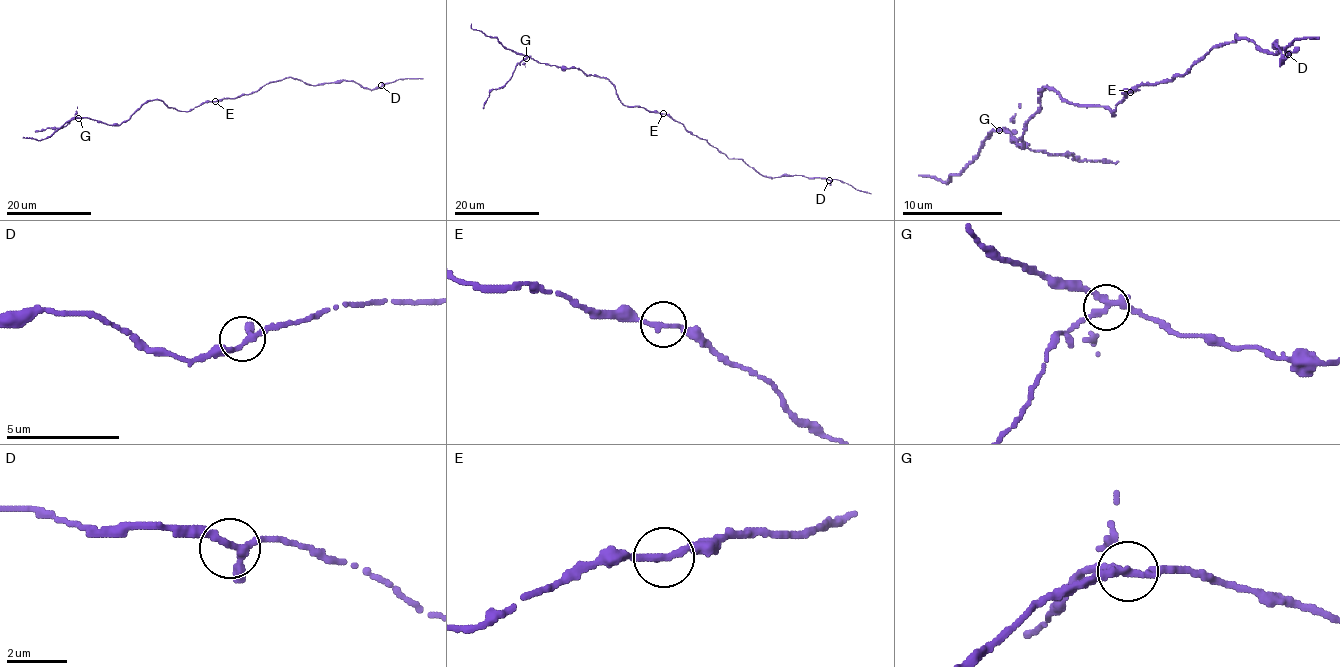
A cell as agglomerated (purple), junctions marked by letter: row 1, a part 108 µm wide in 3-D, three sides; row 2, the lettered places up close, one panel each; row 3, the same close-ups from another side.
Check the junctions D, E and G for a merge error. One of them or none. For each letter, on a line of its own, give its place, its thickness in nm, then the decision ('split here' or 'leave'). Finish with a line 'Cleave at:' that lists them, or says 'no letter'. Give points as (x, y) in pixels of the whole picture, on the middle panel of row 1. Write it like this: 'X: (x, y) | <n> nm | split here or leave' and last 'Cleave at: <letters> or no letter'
D: (829, 180) | 240 nm | leave
E: (663, 113) | 240 nm | leave
G: (526, 58) | 280 nm | split here
Cleave at: G

